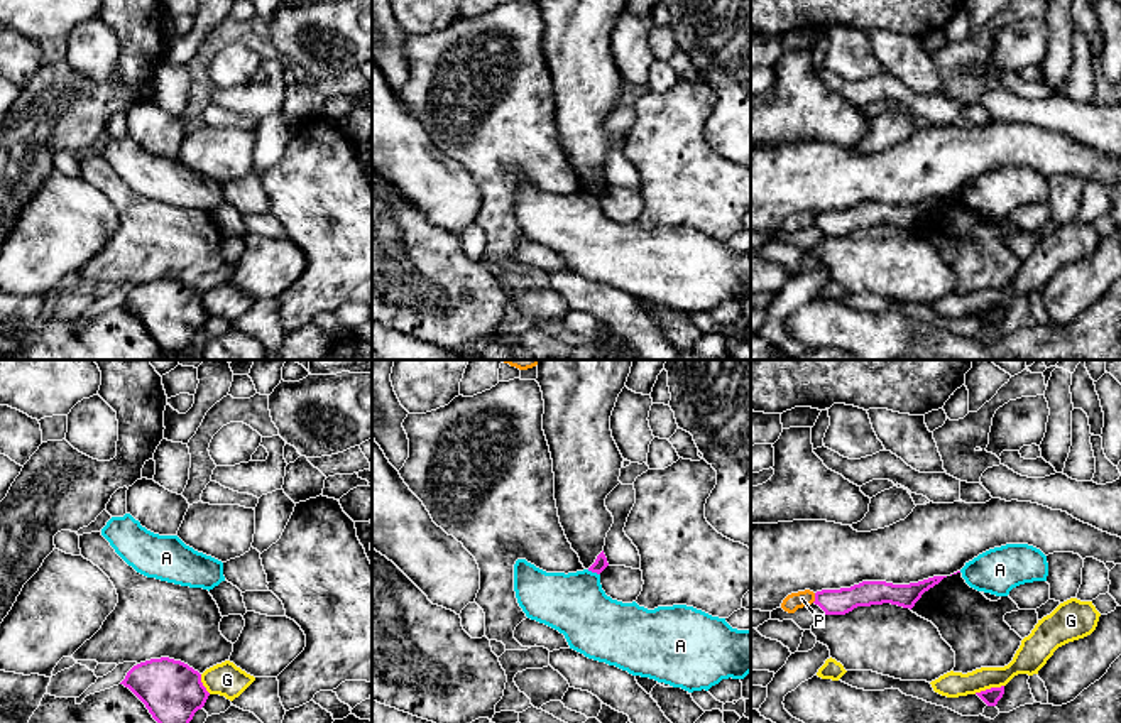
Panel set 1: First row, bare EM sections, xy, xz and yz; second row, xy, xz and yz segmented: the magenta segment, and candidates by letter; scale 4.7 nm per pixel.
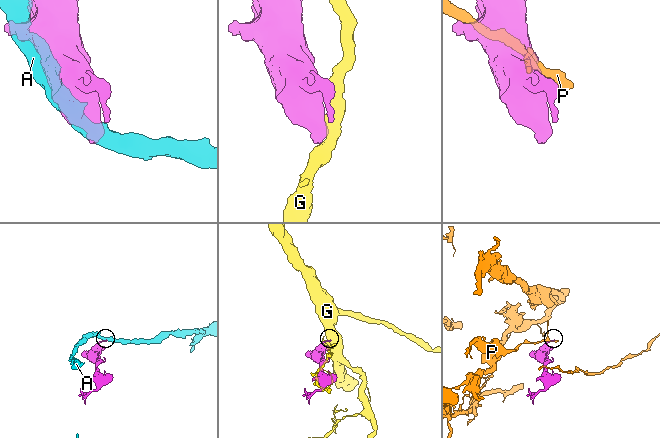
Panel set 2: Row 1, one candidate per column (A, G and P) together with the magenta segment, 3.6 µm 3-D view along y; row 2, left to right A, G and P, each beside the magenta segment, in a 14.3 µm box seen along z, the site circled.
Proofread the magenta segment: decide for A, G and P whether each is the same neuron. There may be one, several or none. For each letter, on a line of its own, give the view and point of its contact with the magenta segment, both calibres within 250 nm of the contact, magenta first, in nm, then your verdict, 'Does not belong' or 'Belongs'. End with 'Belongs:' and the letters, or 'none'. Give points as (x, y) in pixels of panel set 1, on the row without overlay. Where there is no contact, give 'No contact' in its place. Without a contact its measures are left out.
A: Touches magenta at xz (594, 193). Thickness 70 nm (magenta) against 300 nm. Does not belong
G: Touches magenta at yz (988, 311). Thickness 80 nm (magenta) against 140 nm. Does not belong
P: Touches magenta at yz (815, 220). Thickness 130 nm (magenta) against 80 nm. Does not belong
Belongs: none

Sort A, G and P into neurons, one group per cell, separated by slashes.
A / G / P

